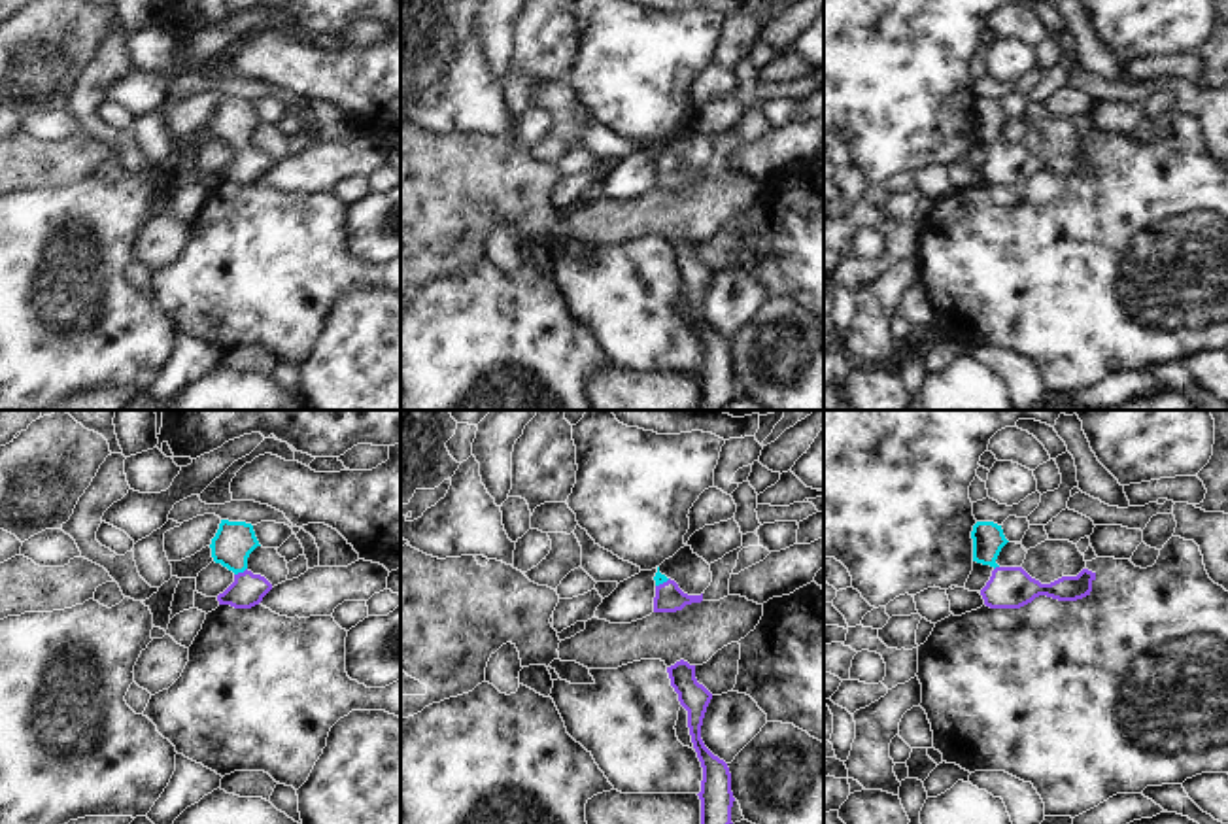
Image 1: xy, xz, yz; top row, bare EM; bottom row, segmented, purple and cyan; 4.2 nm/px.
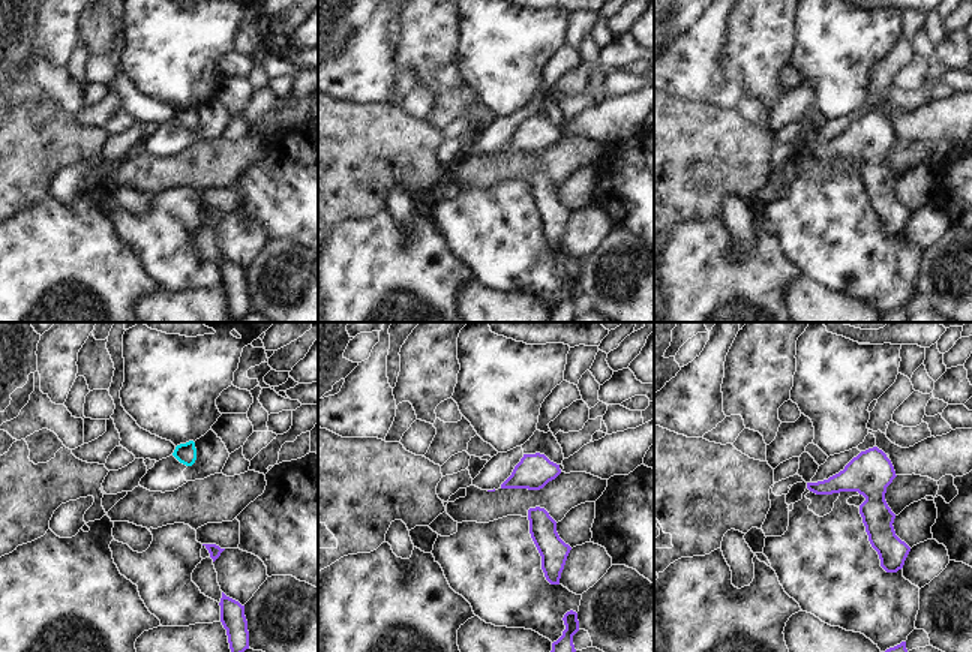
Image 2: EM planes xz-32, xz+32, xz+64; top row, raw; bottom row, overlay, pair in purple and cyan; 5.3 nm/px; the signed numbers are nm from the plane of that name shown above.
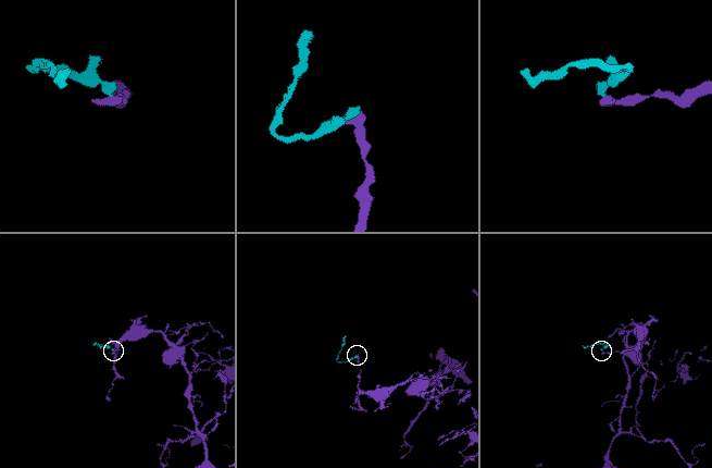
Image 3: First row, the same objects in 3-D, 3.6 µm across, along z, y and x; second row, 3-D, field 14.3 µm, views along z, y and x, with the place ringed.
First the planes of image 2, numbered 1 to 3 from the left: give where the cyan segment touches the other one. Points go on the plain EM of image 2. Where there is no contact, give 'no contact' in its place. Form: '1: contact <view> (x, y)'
1: no contact
2: no contact
3: no contact

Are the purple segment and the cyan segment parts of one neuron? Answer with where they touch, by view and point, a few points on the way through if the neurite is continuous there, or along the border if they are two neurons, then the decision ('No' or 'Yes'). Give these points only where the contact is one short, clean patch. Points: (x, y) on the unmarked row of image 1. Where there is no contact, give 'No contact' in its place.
Touches purple at xy (240, 150). Path across: xy (248, 167), (240, 150), (233, 120). Yes

